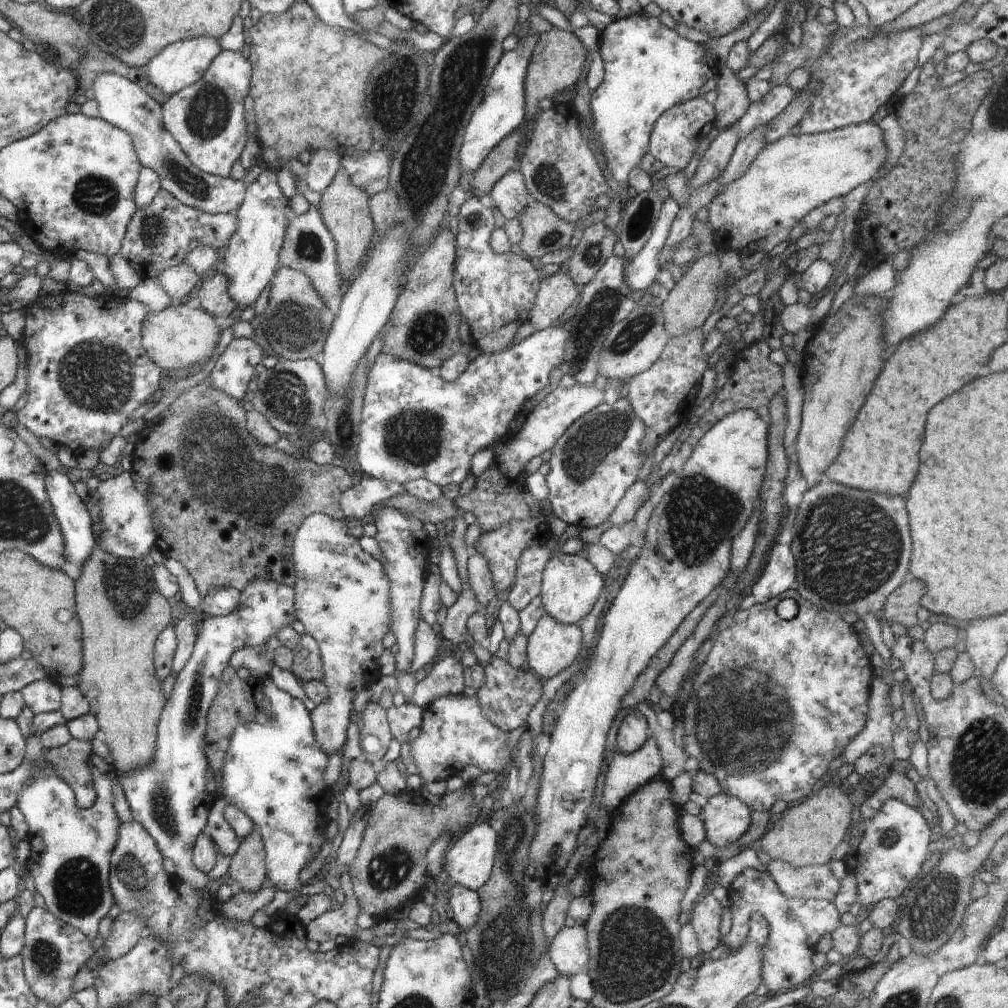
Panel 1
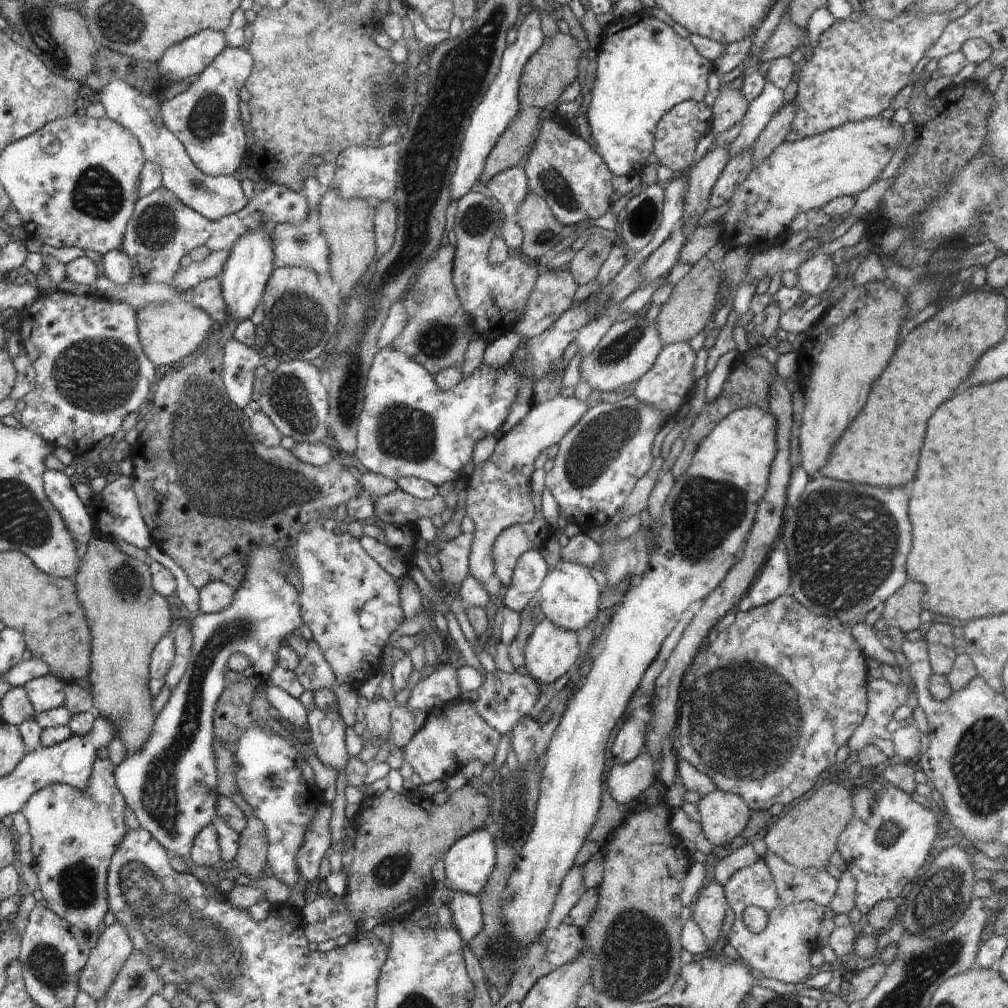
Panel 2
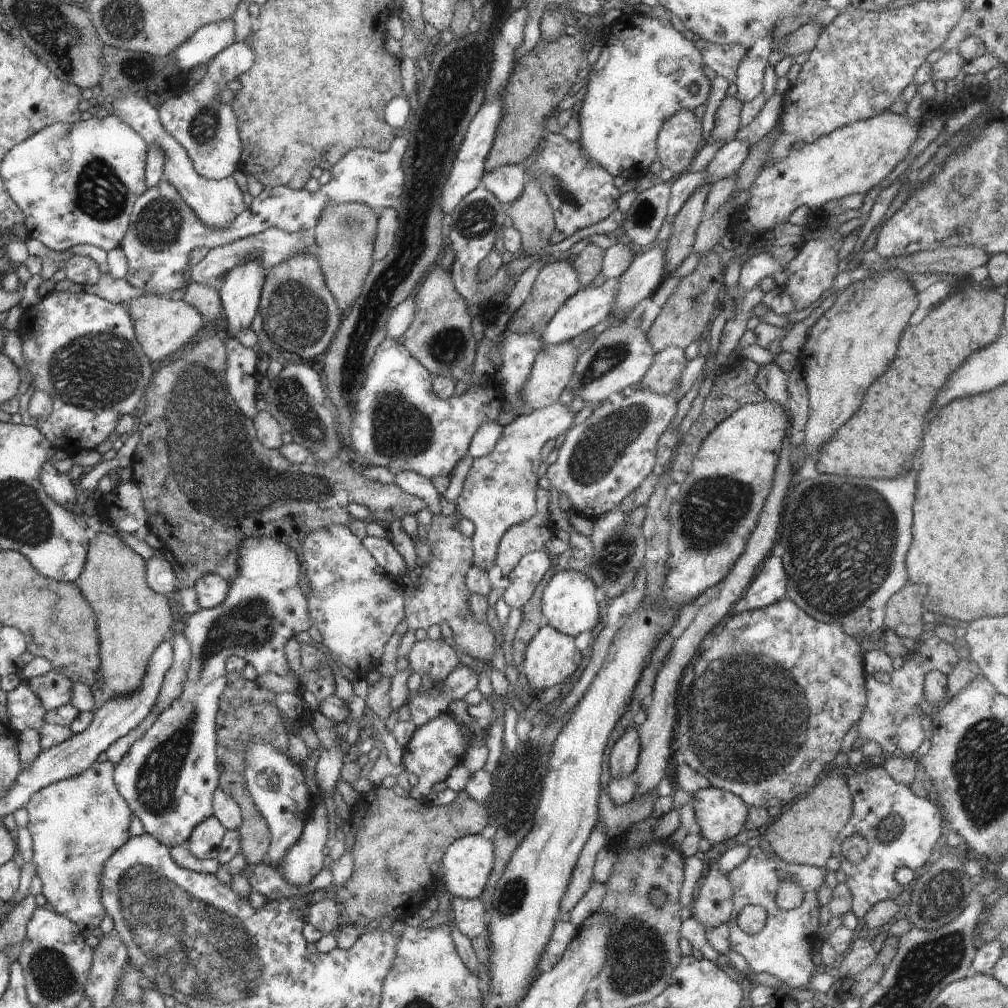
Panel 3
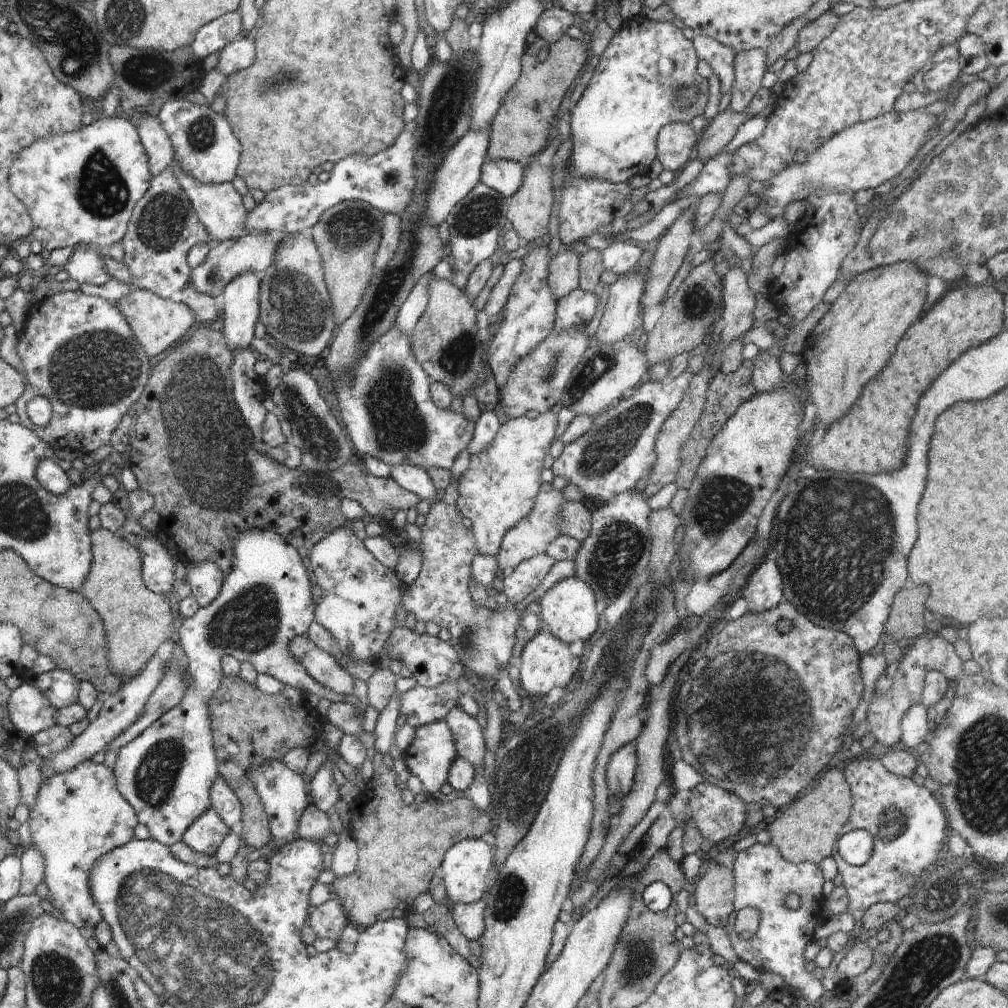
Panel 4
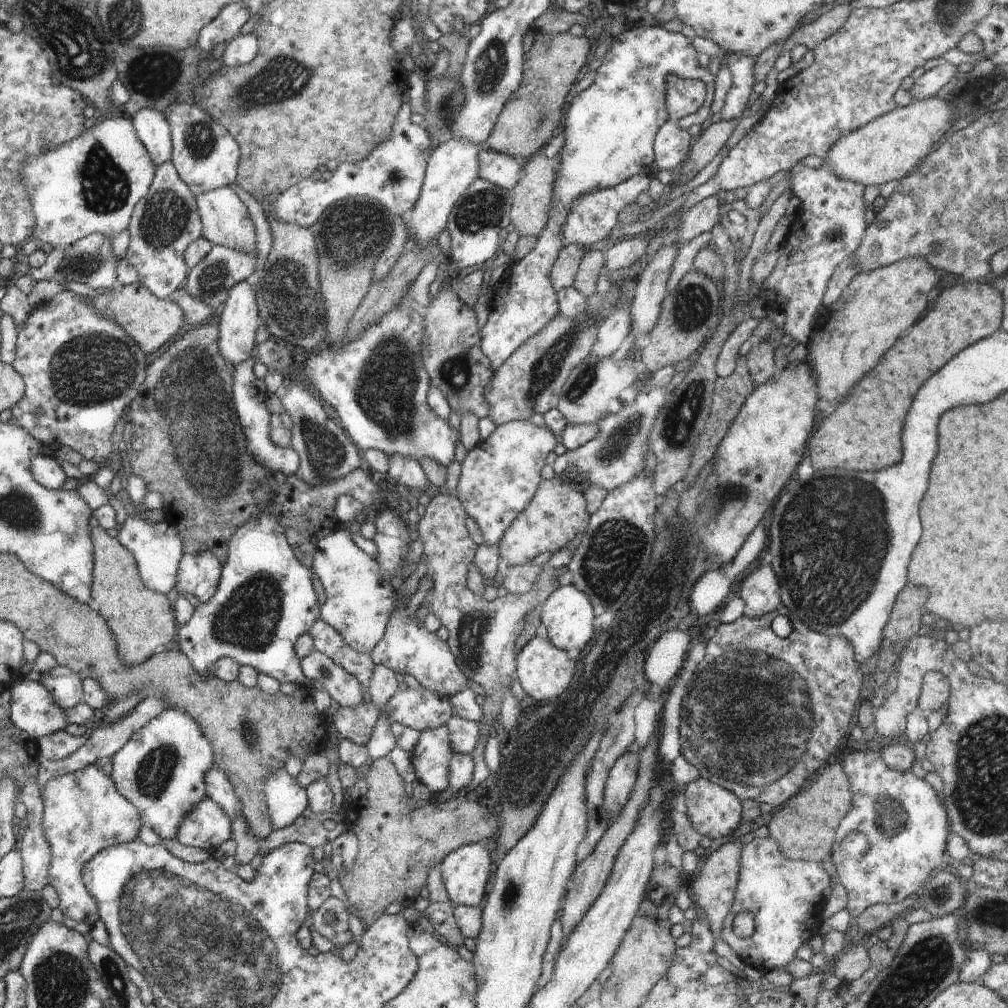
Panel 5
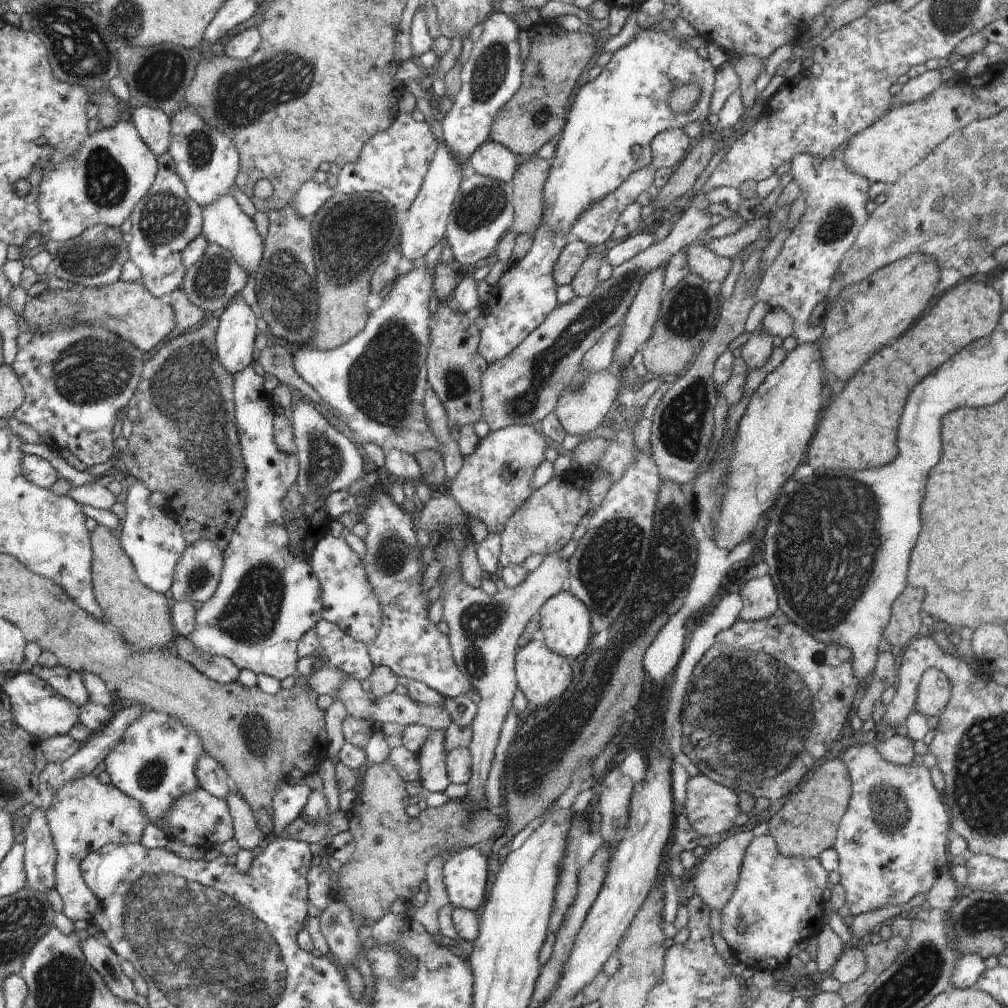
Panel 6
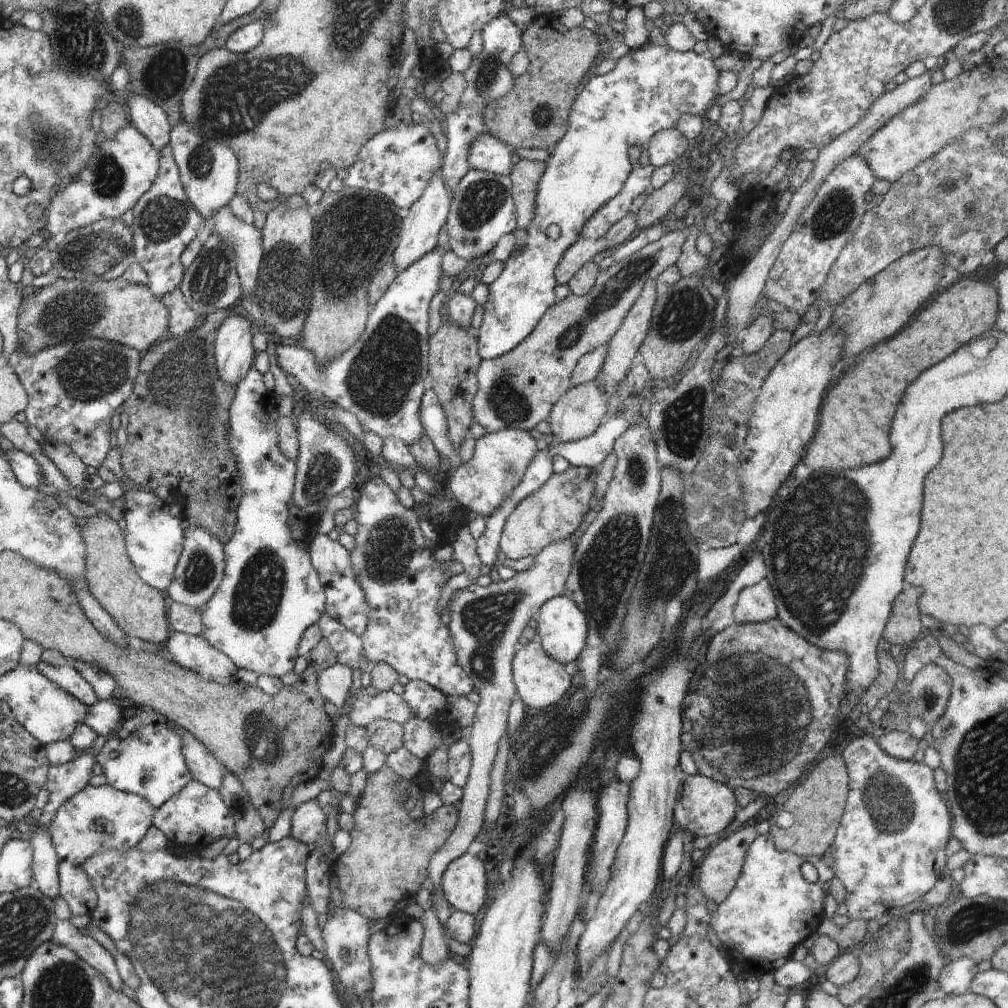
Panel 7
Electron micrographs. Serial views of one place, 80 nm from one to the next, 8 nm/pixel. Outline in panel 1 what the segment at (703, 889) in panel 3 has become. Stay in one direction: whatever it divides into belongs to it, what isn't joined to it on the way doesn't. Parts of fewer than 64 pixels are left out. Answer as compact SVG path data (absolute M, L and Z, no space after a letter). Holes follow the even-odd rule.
M711 894L702 897L693 906L693 912L690 914L690 924L696 933L703 957L706 957L719 944L720 919L723 909L720 901Z

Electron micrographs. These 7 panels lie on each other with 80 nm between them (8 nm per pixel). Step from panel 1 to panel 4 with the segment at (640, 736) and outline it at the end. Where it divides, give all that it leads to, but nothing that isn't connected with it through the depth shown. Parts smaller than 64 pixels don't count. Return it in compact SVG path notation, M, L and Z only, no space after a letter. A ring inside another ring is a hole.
M628 743L611 756L607 768L607 787L610 795L625 797L634 784L637 767L637 749Z

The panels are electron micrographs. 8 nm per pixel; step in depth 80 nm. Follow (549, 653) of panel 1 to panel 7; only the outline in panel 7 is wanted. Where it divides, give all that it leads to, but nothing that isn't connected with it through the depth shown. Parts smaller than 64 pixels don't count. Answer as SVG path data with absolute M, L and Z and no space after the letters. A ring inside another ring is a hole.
M538 641L518 646L512 669L516 691L530 712L542 712L554 706L572 686L572 676L566 672L565 665L546 654Z

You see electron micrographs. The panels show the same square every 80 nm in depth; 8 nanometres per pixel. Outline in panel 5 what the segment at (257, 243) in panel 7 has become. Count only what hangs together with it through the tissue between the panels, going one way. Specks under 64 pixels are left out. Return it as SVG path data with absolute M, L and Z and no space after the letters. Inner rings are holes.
M231 186L220 187L207 193L194 194L203 226L202 234L213 245L236 249L241 253L256 254L256 233L246 205L236 195Z

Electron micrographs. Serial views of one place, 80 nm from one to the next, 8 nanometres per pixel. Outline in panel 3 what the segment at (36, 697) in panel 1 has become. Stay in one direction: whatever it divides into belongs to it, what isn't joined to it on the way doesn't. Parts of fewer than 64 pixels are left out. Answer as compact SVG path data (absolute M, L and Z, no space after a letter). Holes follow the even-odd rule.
M52 669L48 674L26 680L39 703L47 710L54 710L71 702L73 682Z

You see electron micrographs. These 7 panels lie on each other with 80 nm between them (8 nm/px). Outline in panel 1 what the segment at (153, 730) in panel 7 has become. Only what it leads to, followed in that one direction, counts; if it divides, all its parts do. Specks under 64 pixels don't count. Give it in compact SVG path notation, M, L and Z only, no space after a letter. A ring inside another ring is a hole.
M254 578L250 586L241 592L238 608L230 614L221 617L207 615L198 622L196 629L197 637L190 660L177 674L170 697L167 698L157 726L155 753L149 765L136 767L127 773L116 775L117 782L124 791L126 800L133 814L133 820L141 824L156 842L158 850L164 858L170 858L176 864L175 875L186 884L202 891L209 886L210 880L193 861L193 848L197 836L202 833L208 822L210 803L216 795L206 792L206 772L208 761L205 755L205 734L207 729L208 711L212 701L217 695L221 674L229 664L230 657L244 647L269 650L266 641L271 636L277 636L277 632L284 627L290 627L297 620L295 617L295 590L293 587L284 586L275 580L262 580Z

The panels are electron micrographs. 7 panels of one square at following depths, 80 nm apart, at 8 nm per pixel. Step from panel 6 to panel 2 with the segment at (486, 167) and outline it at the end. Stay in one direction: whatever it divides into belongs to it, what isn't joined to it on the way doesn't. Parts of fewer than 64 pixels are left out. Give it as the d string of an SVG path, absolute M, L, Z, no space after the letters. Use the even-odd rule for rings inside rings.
M512 167L499 172L486 184L489 192L500 204L506 218L513 220L522 200L530 193L528 179L524 169Z

